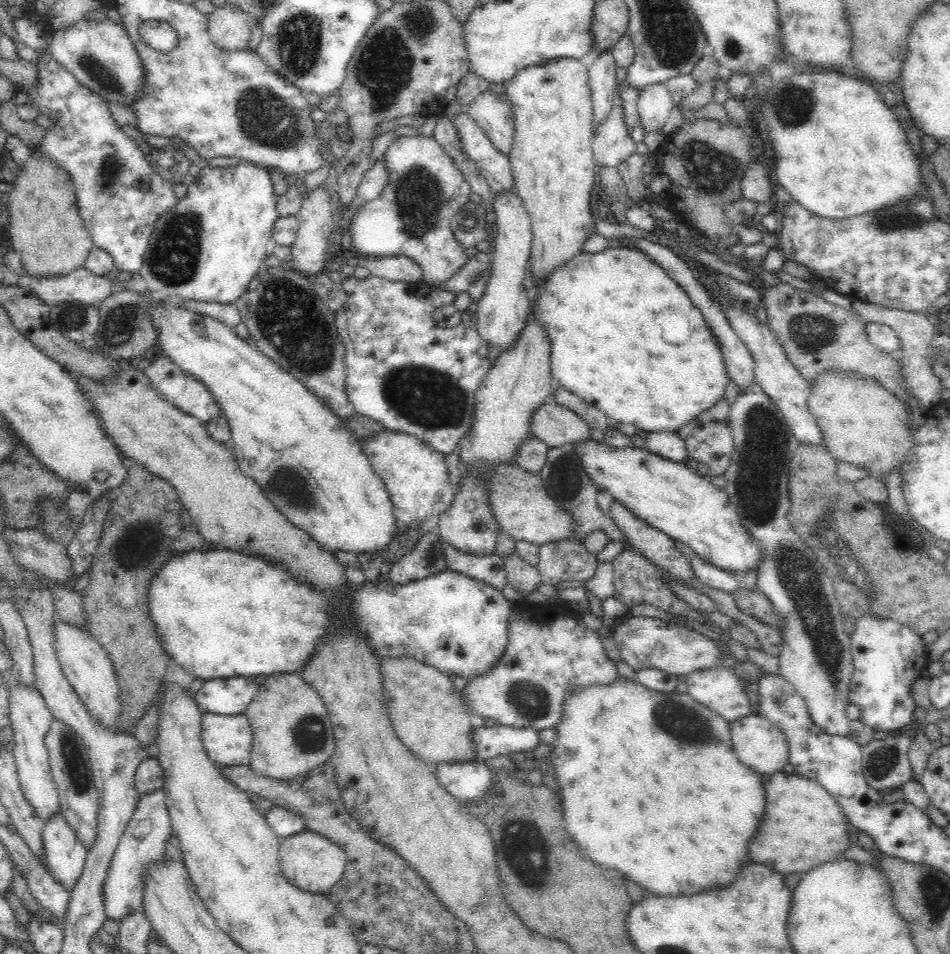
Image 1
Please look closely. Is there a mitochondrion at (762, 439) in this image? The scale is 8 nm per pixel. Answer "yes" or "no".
yes

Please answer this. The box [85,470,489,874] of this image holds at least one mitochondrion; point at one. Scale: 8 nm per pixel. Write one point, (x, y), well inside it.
(135, 542)

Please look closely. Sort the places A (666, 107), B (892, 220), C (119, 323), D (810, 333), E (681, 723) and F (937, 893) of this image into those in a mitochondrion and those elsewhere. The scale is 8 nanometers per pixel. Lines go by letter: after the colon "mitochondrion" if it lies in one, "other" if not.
A: other
B: mitochondrion
C: mitochondrion
D: mitochondrion
E: mitochondrion
F: mitochondrion

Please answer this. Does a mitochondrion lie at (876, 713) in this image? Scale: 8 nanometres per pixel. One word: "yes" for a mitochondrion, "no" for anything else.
no

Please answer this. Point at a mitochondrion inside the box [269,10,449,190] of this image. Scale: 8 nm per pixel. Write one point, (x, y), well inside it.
(297, 44)

